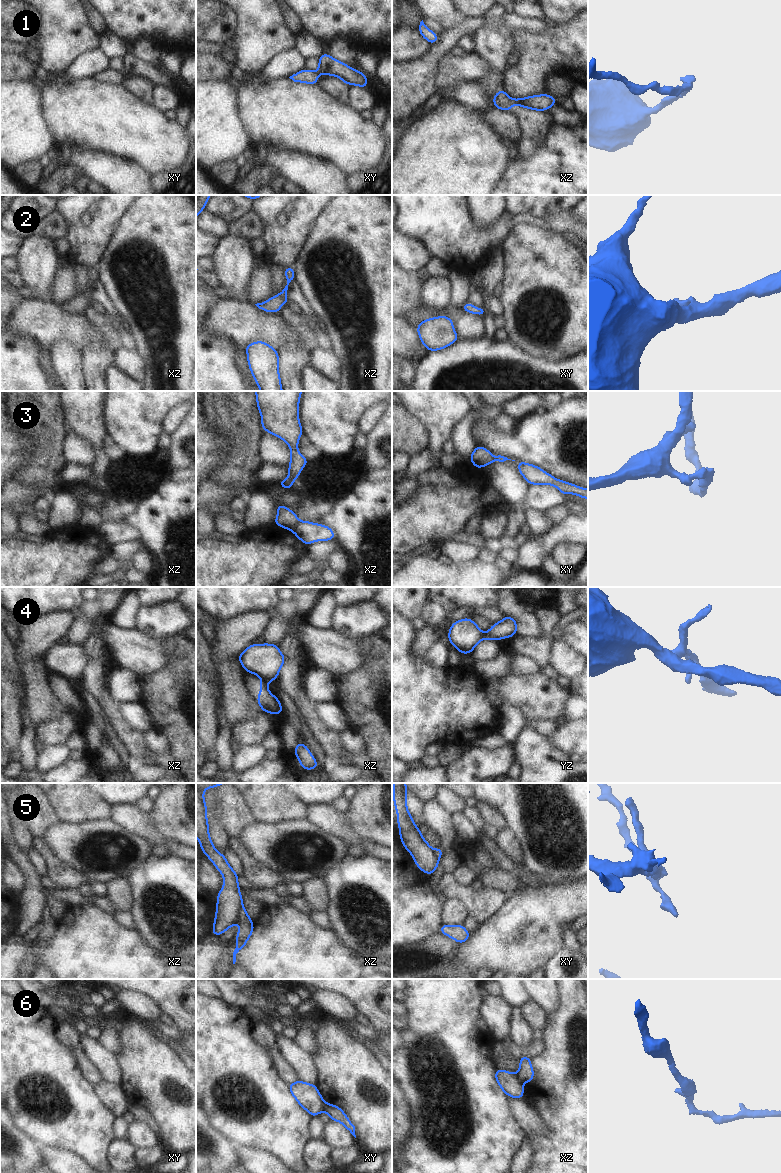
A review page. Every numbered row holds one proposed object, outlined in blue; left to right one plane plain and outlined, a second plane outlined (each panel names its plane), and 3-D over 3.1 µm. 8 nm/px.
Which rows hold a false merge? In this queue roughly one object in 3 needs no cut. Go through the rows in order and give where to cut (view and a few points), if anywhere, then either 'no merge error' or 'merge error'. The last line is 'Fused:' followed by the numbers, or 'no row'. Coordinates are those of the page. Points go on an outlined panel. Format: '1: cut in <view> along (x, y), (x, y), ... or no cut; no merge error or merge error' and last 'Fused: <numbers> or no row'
1: cut in xz along (513, 100), (515, 104); merge error
2: no cut; no merge error
3: cut in xz along (299, 520), (292, 531); merge error
4: cut in xz along (262, 679), (268, 682); merge error
5: cut in xz along (243, 906), (238, 922); merge error
6: cut in xz along (515, 1074), (522, 1084); merge error
Fused: 1, 3, 4, 5, 6

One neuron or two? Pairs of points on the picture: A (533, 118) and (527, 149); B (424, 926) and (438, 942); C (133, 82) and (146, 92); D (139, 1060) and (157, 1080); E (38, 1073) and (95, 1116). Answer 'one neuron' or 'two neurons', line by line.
A: one neuron
B: two neurons
C: one neuron
D: one neuron
E: one neuron

